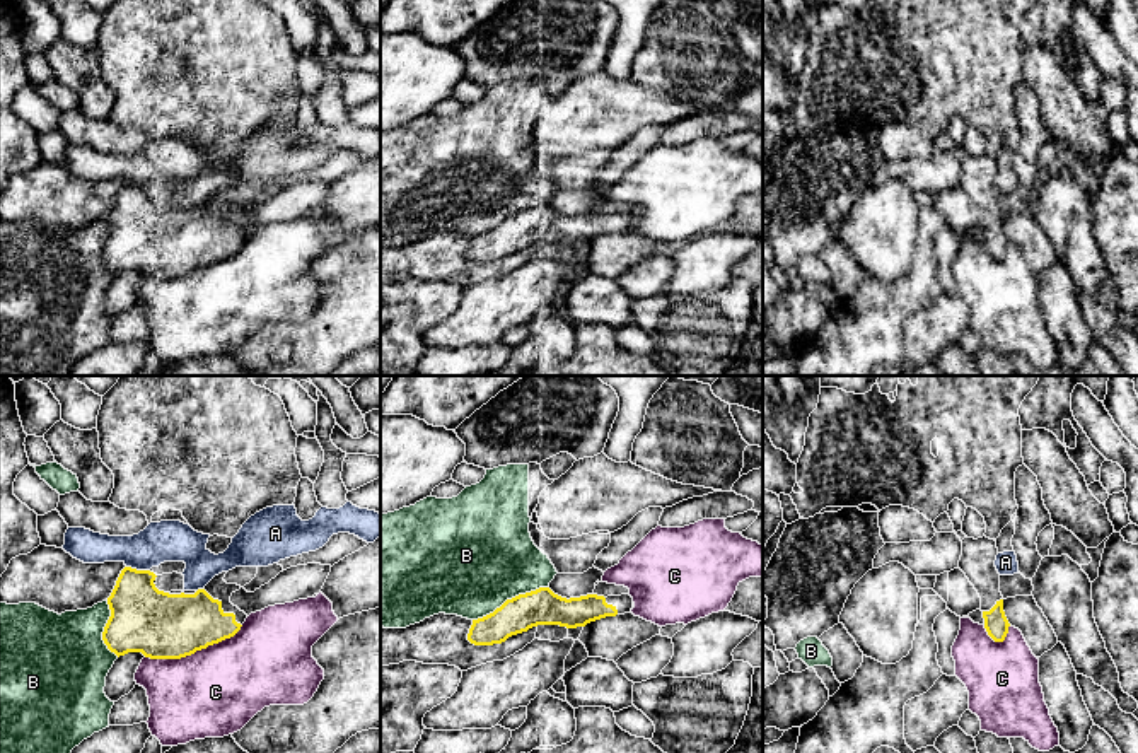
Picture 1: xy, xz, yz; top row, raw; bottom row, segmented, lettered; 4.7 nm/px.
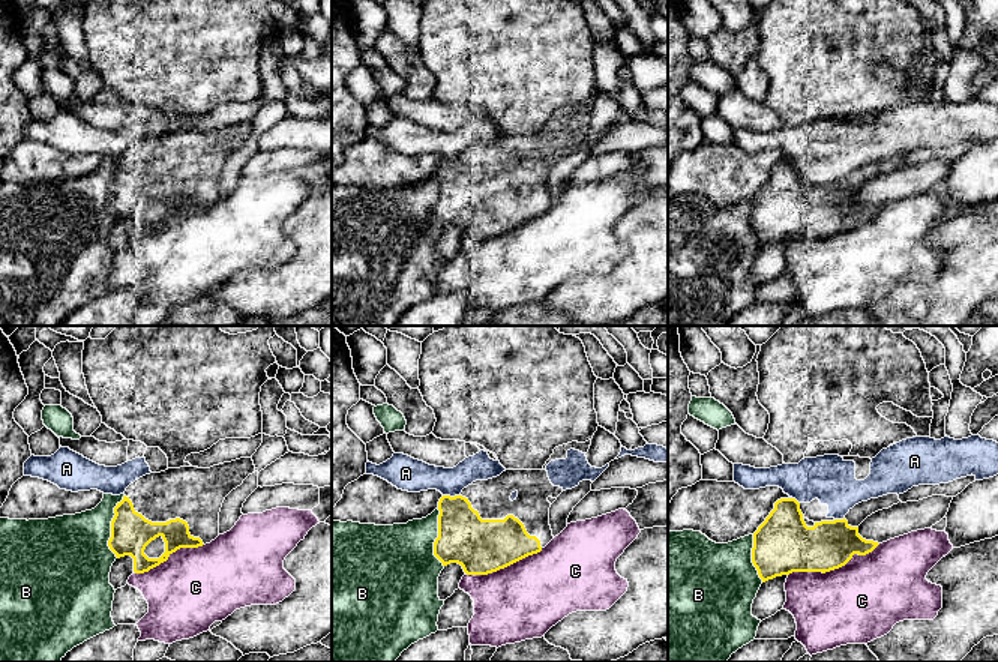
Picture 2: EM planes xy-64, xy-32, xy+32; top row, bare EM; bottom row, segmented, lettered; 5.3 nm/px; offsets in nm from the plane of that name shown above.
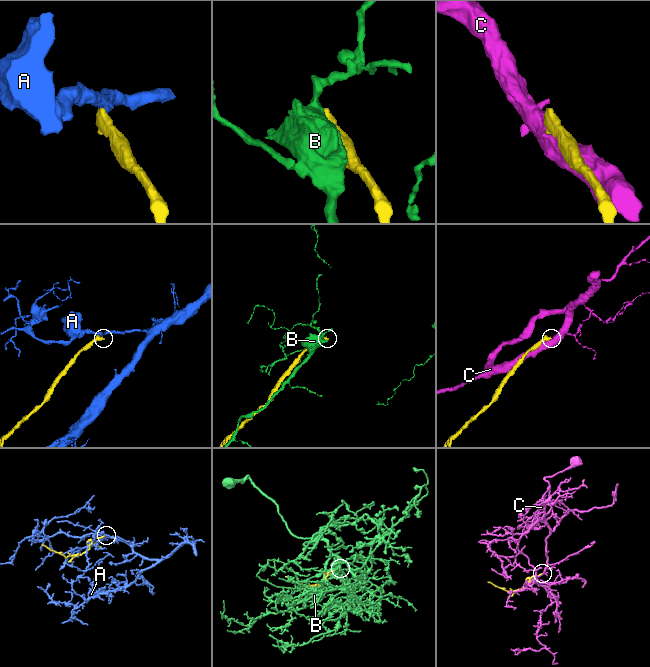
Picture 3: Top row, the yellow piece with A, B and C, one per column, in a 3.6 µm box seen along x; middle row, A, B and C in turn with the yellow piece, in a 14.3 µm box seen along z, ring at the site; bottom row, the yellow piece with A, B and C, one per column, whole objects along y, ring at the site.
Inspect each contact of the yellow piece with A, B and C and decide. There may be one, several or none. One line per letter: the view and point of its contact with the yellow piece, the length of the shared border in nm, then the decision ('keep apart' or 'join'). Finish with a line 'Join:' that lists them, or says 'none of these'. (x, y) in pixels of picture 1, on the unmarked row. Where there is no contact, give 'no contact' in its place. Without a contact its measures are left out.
A: meets yellow in xy at (139, 188); contact 110 nm long; keep apart
B: meets yellow in xz at (512, 215); contact 400 nm long; keep apart
C: meets yellow in xy at (193, 270); contact 480 nm long; keep apart
Join: none of these

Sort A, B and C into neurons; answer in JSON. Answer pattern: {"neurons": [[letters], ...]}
{"neurons": [["A"], ["B"], ["C"]]}

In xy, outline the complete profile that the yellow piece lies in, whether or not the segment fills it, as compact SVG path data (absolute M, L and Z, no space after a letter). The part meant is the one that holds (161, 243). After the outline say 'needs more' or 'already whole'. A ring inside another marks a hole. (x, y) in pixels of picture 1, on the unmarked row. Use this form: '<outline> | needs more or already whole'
M164 179L150 188L125 184L107 215L111 234L104 244L102 258L118 275L128 270L142 270L150 277L181 277L234 254L247 232L230 220L230 213L241 207L224 198L227 190L215 193L198 208L159 208L157 193L183 191L184 179Z | needs more

